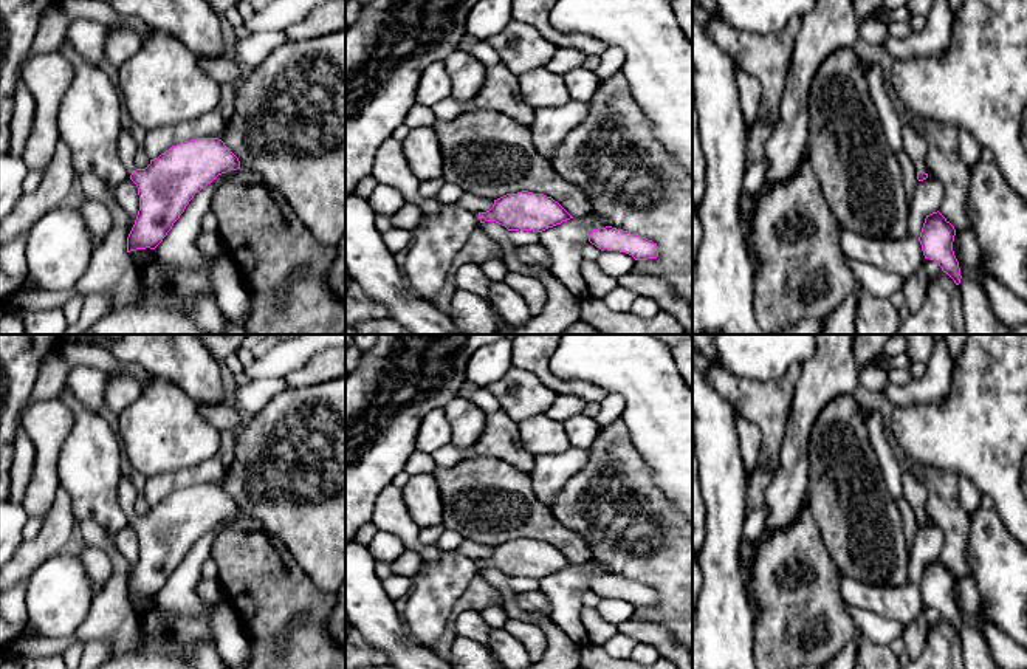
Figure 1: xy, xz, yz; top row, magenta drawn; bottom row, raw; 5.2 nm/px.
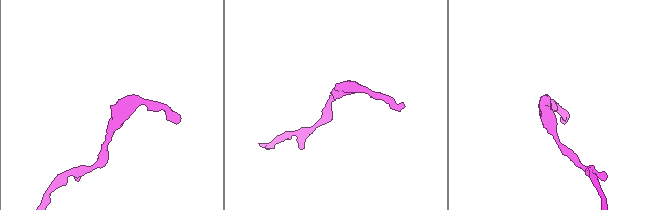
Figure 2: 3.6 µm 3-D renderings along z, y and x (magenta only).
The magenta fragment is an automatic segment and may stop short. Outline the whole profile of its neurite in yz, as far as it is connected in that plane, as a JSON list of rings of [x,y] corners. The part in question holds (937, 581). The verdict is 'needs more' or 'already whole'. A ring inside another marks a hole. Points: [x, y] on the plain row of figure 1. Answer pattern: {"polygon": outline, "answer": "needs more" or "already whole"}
{"polygon": [[[937,558],[926,562],[919,588],[925,606],[934,607],[959,632],[962,623],[953,598],[954,582],[954,573]]], "answer": "already whole"}

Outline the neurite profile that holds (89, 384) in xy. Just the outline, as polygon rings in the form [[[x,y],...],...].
[[[91,365],[73,367],[64,387],[90,412],[101,412],[105,407],[105,392],[110,373]]]

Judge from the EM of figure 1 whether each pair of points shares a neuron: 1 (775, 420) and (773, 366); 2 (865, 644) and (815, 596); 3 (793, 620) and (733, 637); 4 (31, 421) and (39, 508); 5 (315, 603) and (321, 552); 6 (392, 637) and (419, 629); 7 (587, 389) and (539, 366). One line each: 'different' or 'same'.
1: different
2: different
3: different
4: same
5: different
6: different
7: same

